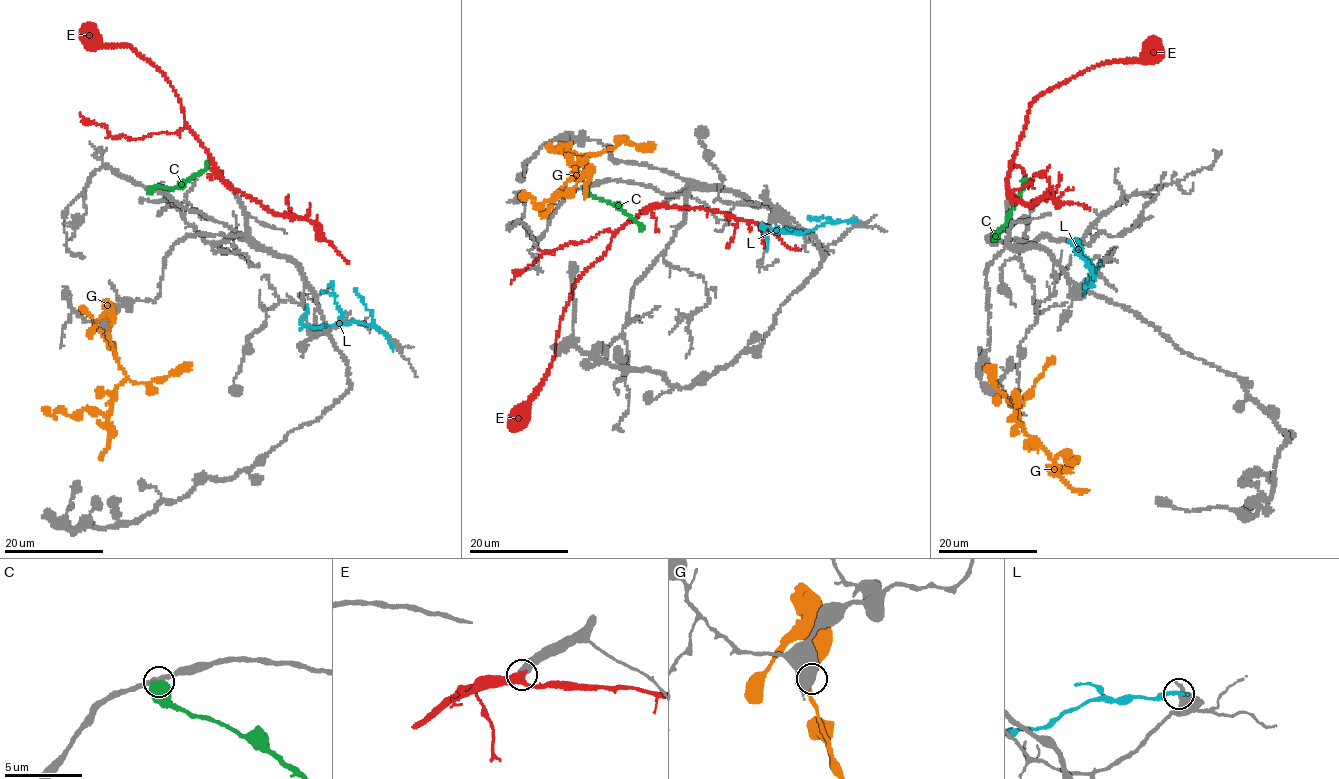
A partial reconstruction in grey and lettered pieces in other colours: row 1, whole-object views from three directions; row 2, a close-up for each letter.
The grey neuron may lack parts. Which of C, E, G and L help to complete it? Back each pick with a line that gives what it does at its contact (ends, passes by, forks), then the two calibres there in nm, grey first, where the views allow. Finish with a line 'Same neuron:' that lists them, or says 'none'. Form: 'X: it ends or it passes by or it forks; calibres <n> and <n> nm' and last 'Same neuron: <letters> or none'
E: it passes by; calibres 550 and 440 nm
Same neuron: E

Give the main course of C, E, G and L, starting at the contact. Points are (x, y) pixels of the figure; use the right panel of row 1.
C: (991, 239), (1009, 219), (1024, 187), (1024, 177)
E: (1011, 200), (1007, 176), (1028, 107), (1034, 98), (1093, 66), (1142, 56), (1144, 49), (1156, 40)
G: (997, 390), (1012, 405), (1030, 436), (1054, 458), (1065, 452), (1065, 456), (1075, 462), (1067, 473), (1067, 468)
L: (1094, 275), (1087, 264), (1093, 267), (1093, 286), (1085, 286), (1085, 281), (1102, 260)

